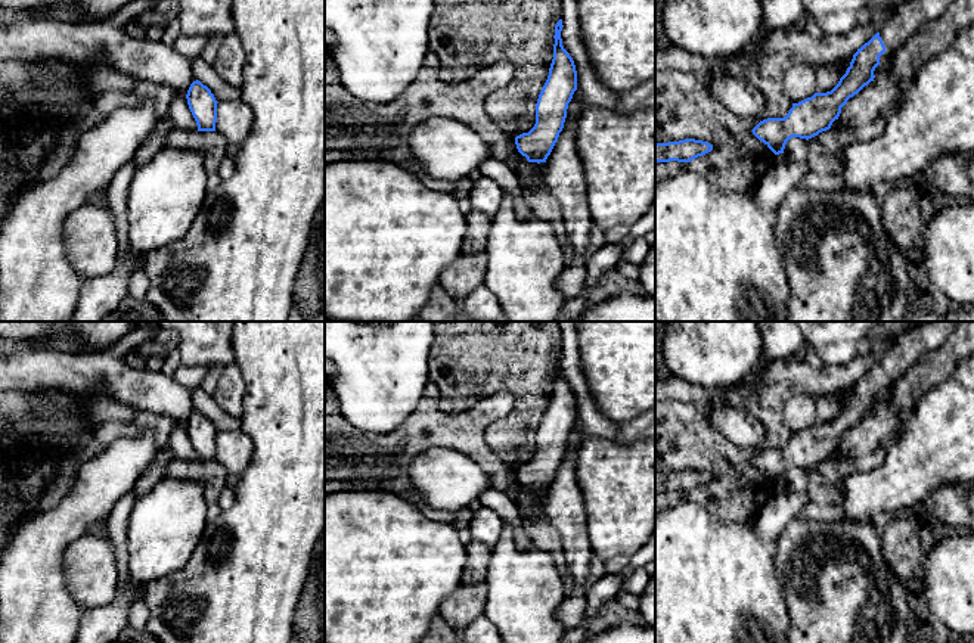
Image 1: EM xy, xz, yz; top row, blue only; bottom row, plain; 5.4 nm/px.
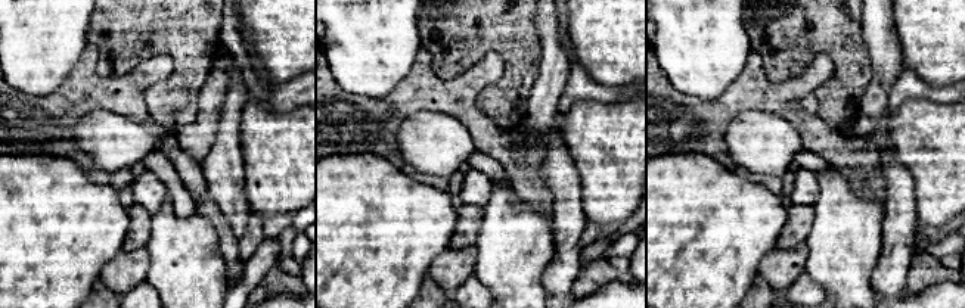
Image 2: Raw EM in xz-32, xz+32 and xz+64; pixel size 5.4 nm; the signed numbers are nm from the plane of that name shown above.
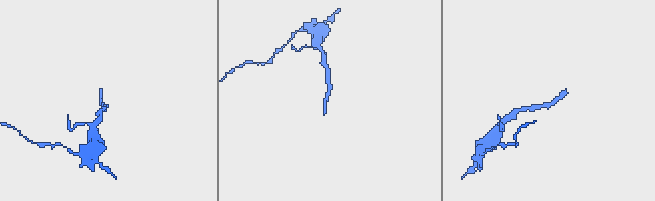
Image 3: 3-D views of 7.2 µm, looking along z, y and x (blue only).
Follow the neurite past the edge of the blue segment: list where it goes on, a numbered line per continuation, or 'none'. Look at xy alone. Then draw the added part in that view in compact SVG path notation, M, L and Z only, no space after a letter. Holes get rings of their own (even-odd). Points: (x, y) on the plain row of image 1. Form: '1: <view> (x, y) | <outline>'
none

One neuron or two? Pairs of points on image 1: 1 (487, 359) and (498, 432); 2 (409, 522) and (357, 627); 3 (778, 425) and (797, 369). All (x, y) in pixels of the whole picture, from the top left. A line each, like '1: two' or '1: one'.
1: one
2: one
3: one

